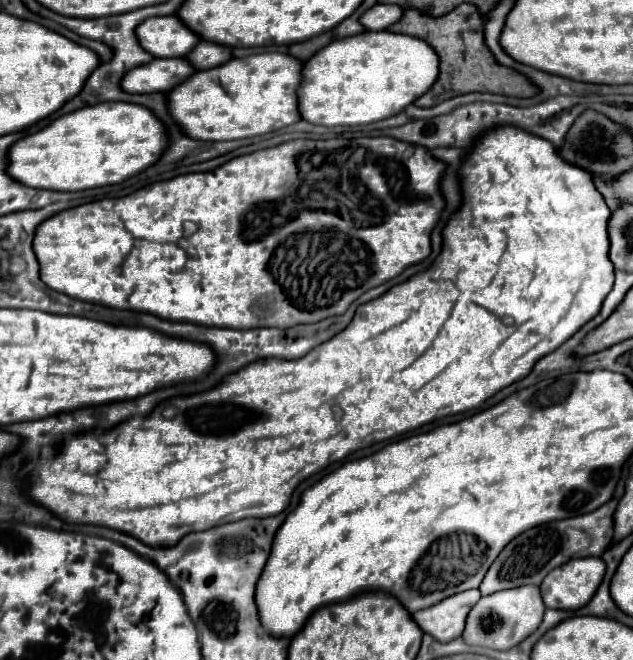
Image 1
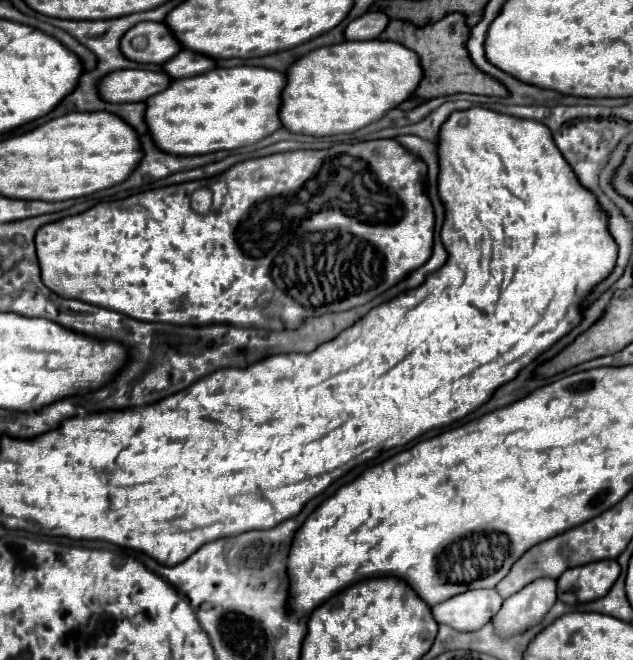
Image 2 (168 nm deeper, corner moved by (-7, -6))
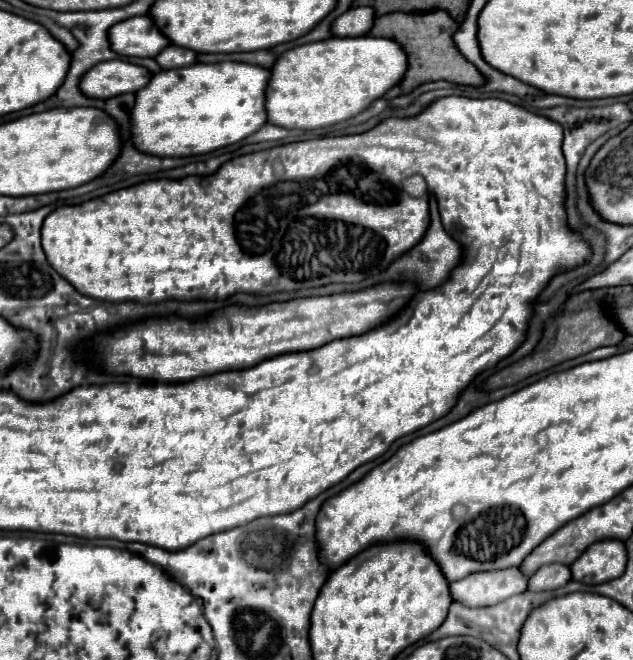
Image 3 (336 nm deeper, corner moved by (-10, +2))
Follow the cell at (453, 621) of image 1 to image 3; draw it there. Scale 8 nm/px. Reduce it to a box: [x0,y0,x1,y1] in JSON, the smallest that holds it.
[450,568,526,608]

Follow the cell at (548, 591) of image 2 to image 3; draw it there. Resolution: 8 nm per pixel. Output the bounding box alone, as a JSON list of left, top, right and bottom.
[528,564,570,592]

